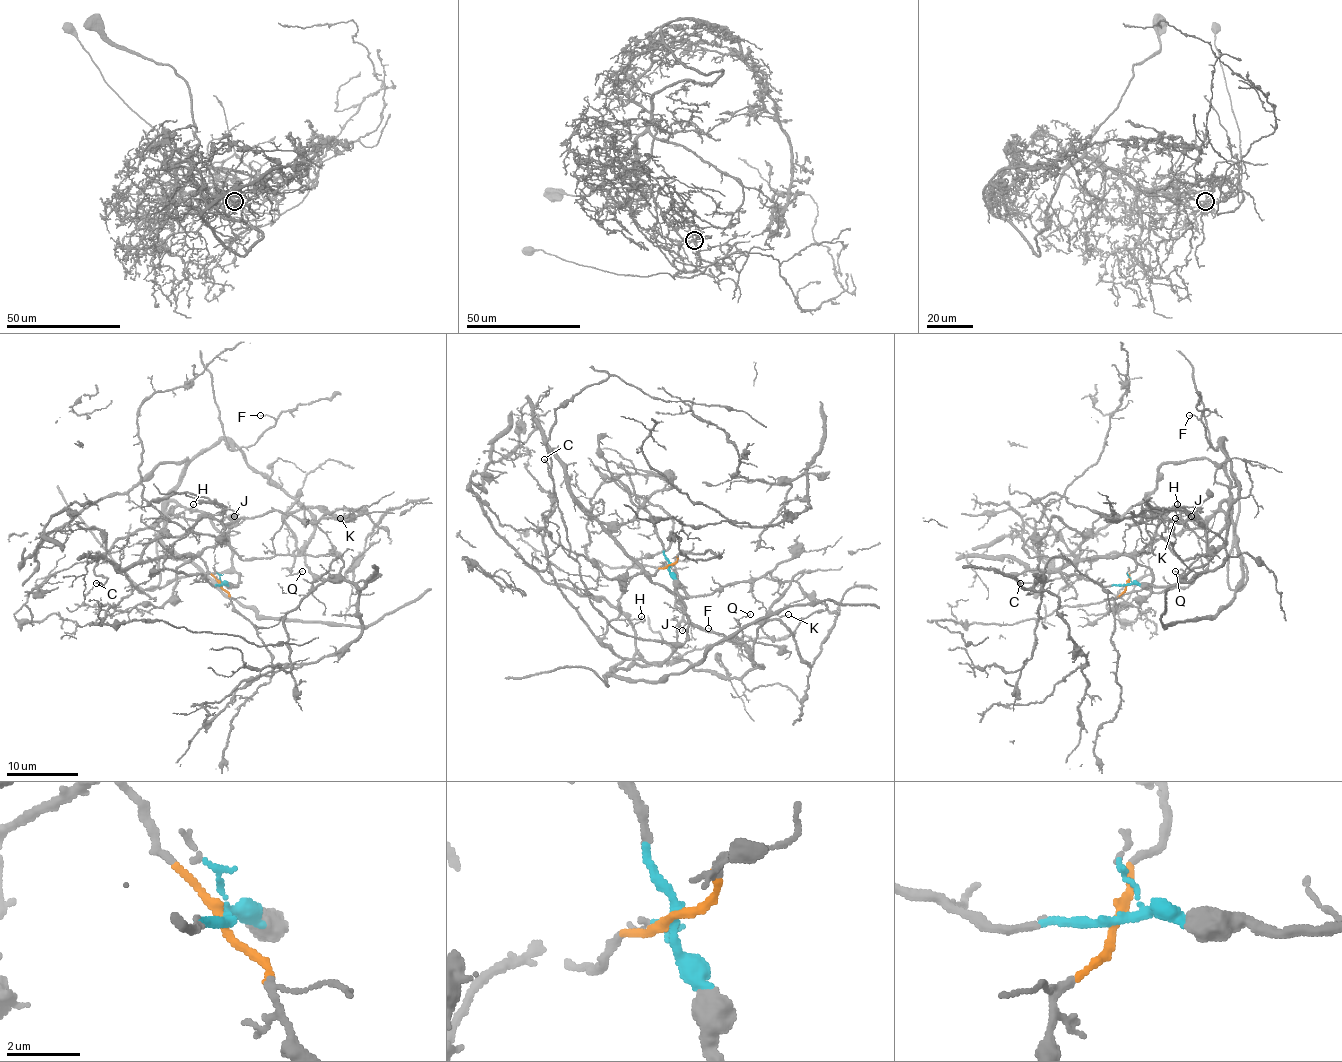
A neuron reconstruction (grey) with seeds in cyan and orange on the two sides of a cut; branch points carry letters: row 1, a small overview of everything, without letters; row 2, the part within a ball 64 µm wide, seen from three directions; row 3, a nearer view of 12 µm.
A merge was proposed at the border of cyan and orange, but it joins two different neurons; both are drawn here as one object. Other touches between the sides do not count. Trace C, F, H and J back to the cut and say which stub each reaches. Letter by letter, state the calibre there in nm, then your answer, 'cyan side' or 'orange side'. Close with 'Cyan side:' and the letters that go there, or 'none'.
C: calibre 160 nm; cyan side
F: calibre 100 nm; cyan side
H: calibre 110 nm; cyan side
J: calibre 100 nm; cyan side
Cyan side: C, F, H, J

